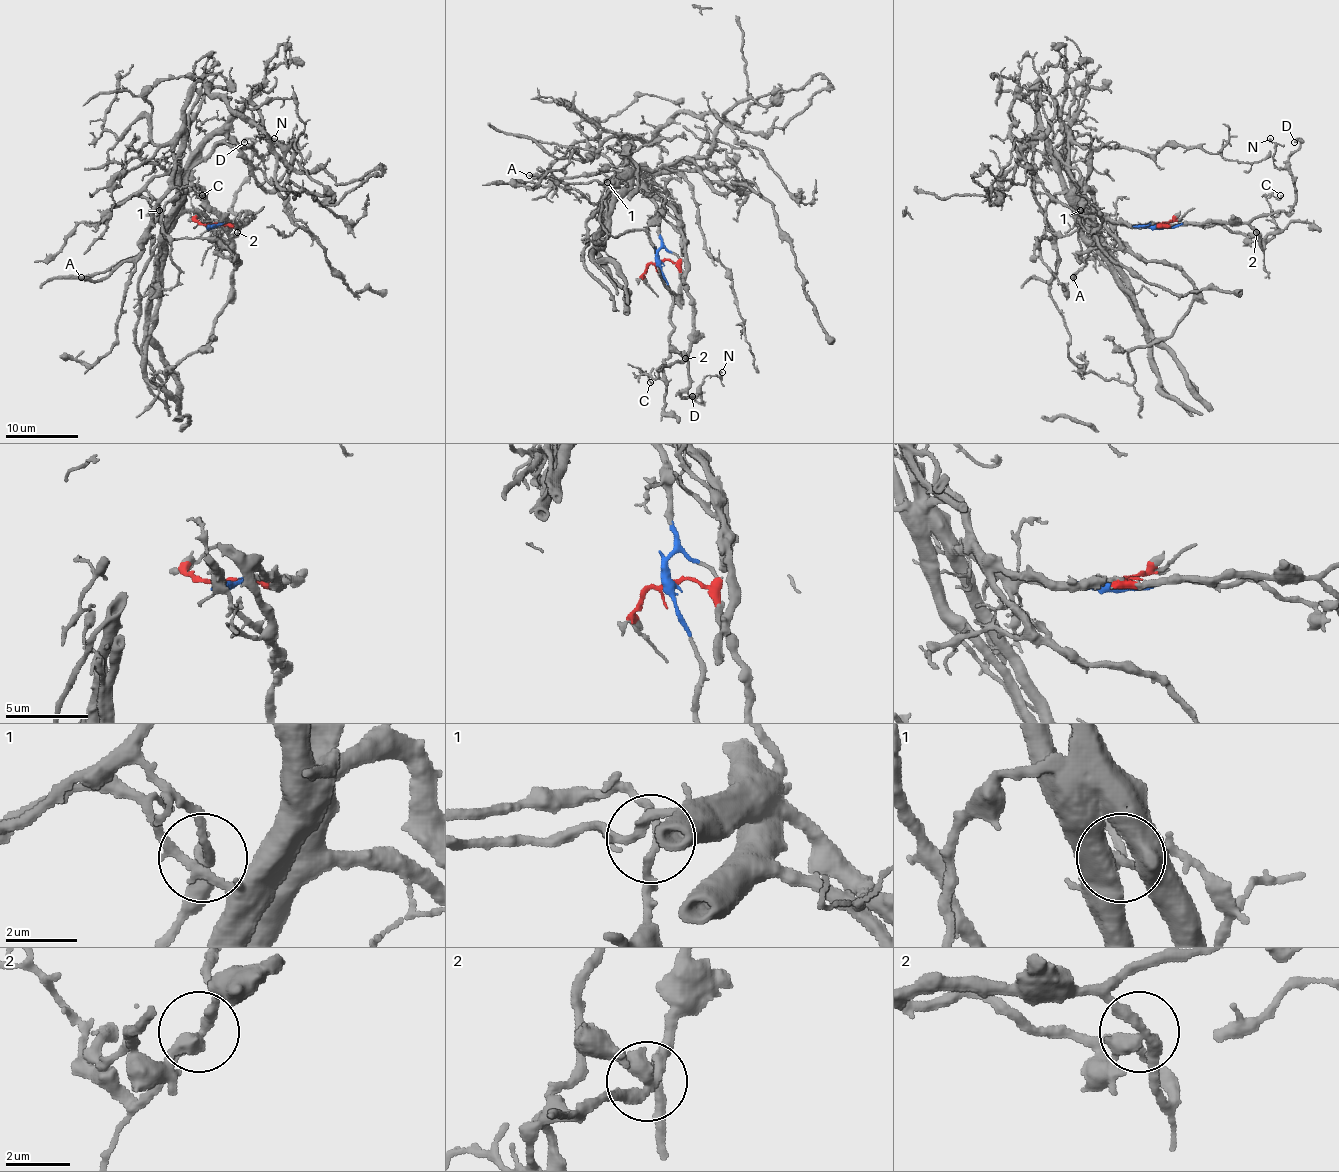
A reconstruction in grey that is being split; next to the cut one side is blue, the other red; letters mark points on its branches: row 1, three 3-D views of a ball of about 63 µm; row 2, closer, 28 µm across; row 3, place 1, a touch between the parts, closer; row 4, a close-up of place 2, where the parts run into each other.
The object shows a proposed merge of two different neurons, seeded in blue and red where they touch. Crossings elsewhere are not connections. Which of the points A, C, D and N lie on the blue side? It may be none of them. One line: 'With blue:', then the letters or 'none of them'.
With blue: A

